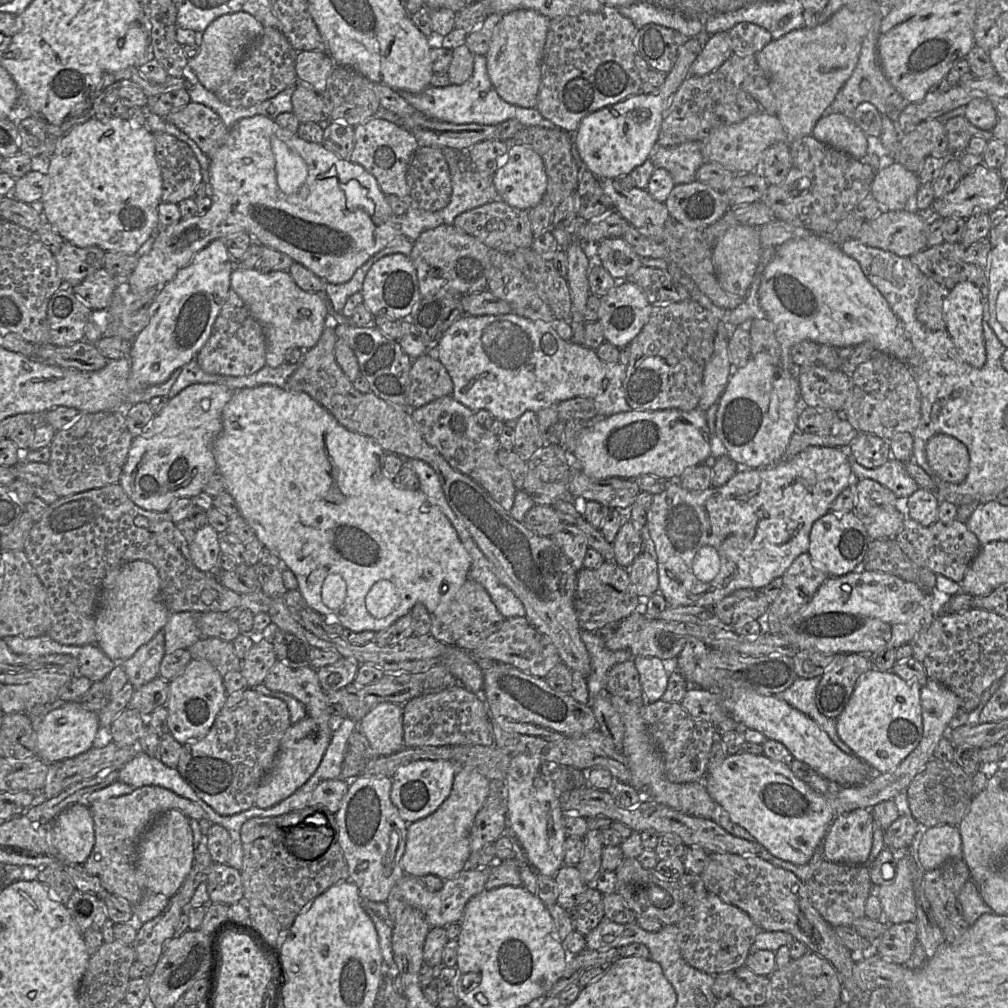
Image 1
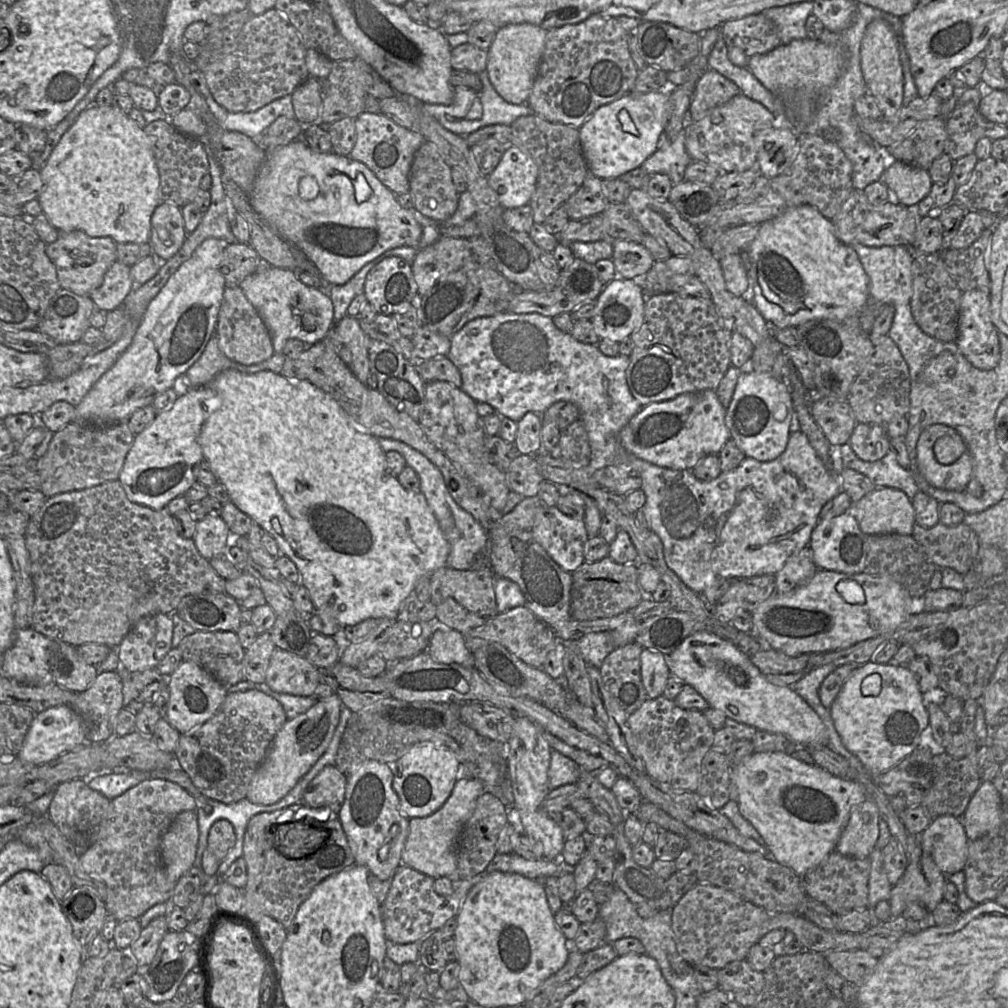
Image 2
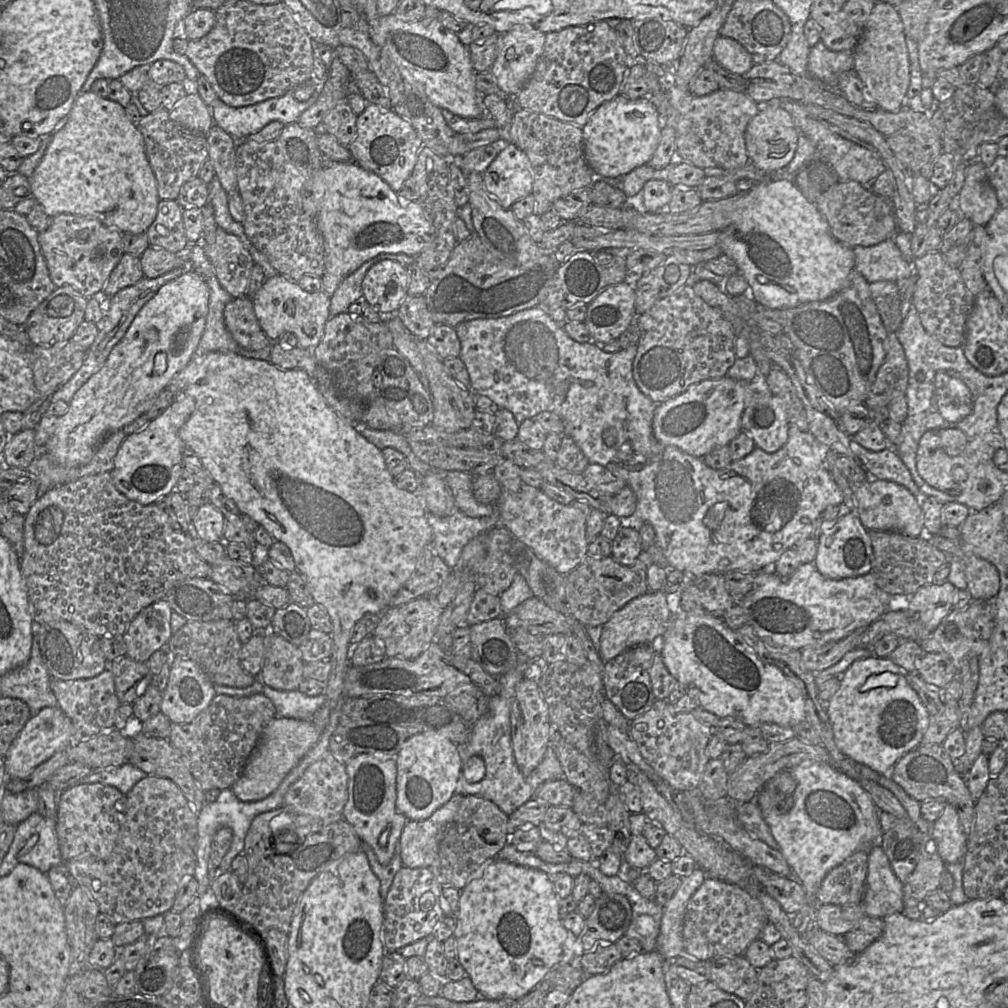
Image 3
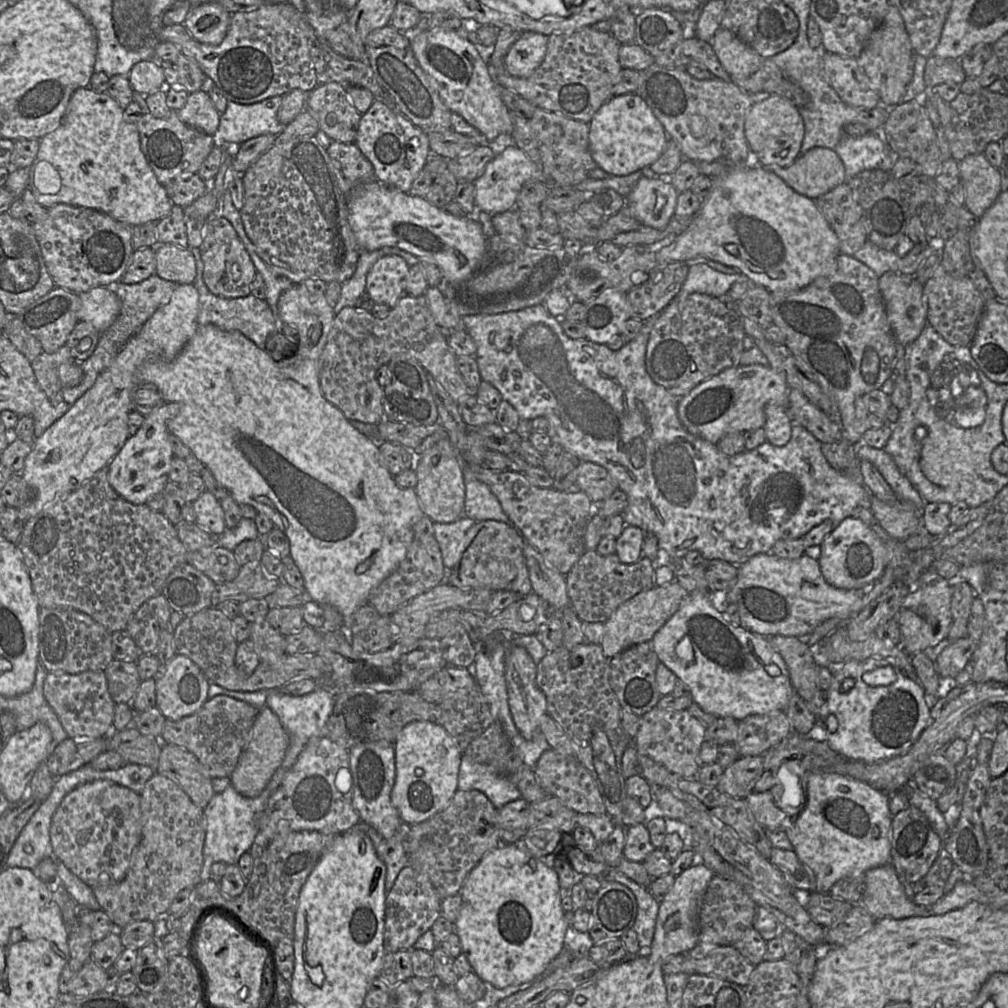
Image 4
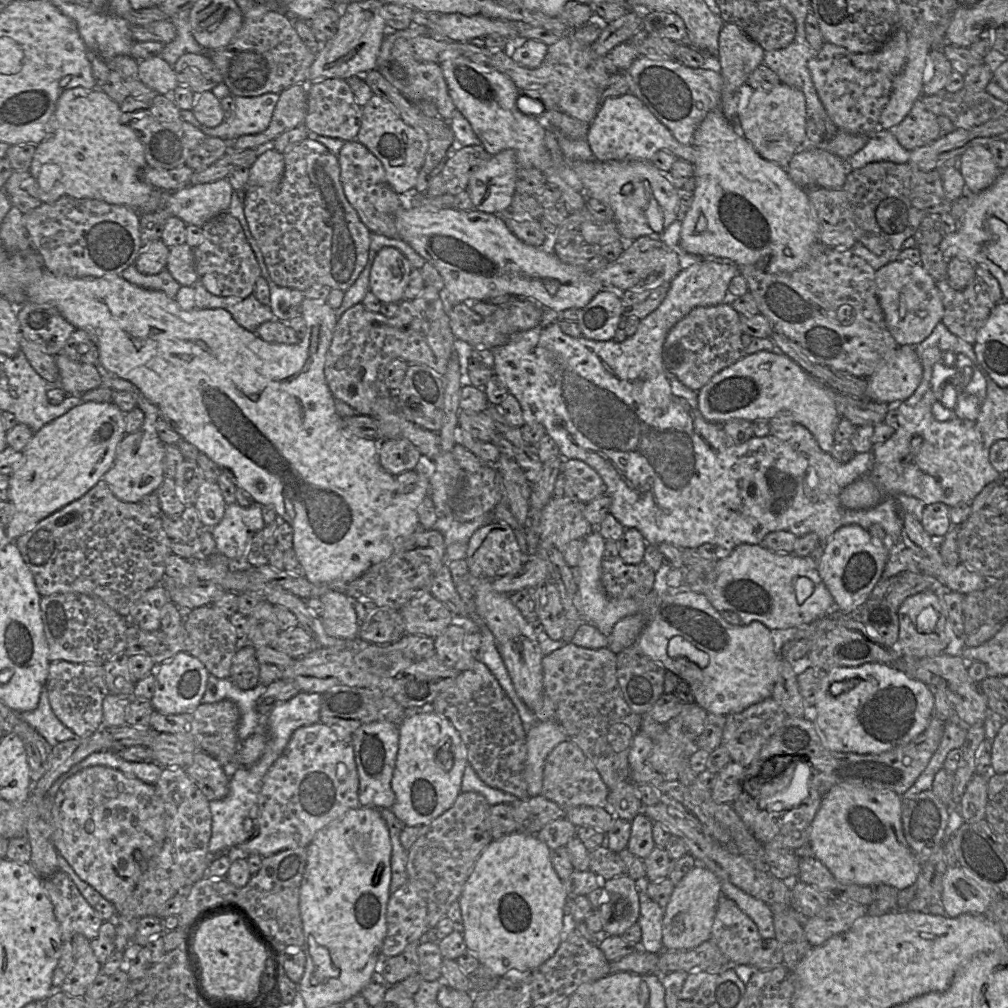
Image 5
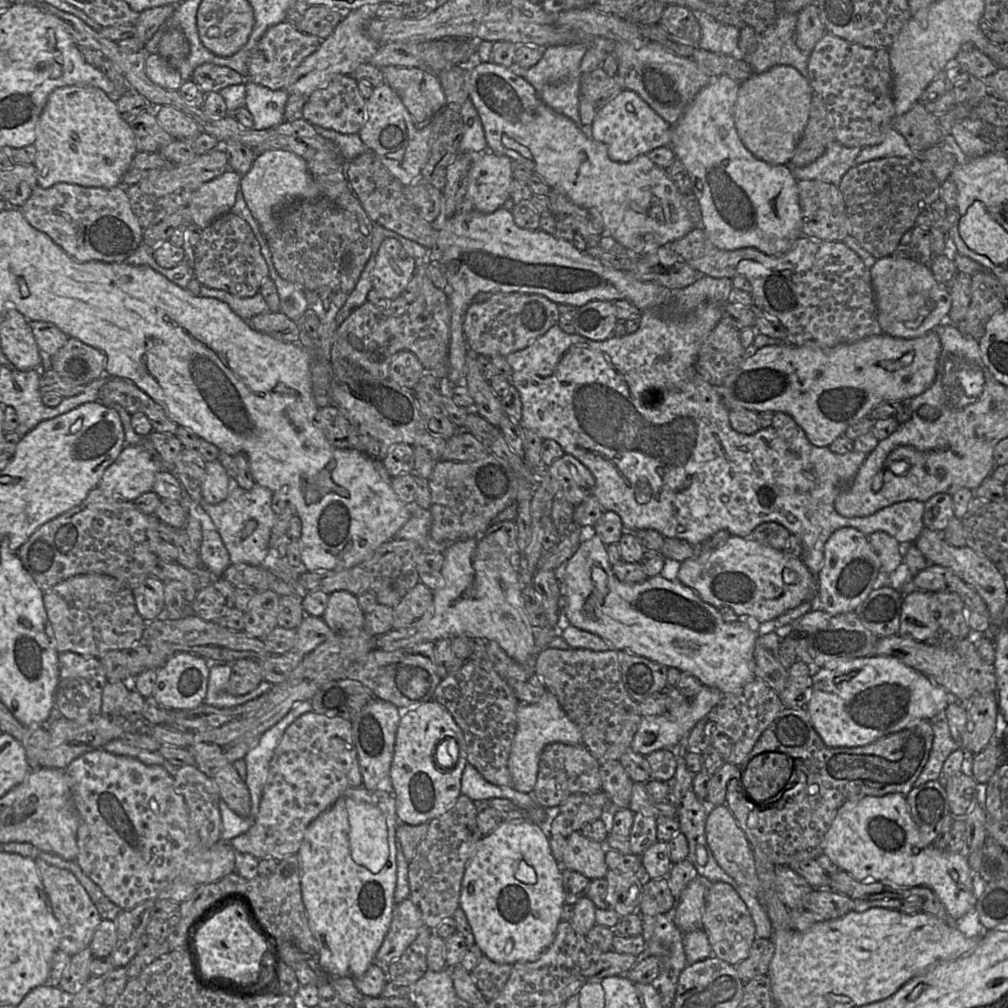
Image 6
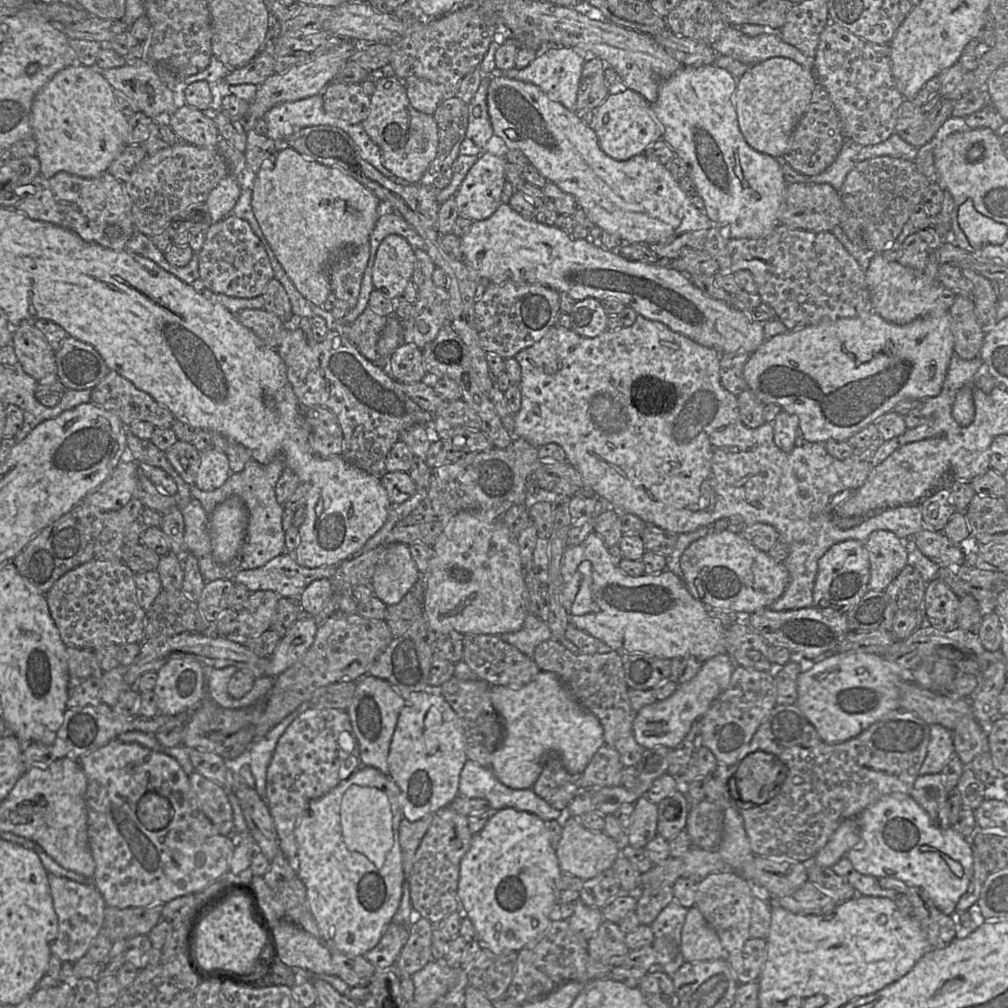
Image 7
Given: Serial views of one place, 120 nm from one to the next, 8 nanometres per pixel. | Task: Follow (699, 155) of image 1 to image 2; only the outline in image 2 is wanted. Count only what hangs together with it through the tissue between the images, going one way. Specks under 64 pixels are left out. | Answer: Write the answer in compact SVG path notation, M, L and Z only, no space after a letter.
M681 131L672 139L663 135L663 143L640 167L649 176L665 174L676 185L684 181L685 170L691 162L685 148L685 133Z

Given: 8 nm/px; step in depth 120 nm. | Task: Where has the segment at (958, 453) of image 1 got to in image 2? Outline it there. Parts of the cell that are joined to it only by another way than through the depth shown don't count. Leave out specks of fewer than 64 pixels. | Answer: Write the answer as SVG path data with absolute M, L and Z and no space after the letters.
M943 424L925 425L917 442L917 465L921 475L932 486L944 489L963 491L973 479L975 462L971 456L974 442L967 432L962 432L966 444L965 452L951 464L941 464L934 453L937 439L949 434L959 434L954 428Z

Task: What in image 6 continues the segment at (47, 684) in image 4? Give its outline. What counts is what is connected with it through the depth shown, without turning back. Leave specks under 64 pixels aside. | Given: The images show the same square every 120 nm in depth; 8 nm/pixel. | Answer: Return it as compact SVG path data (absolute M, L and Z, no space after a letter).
M62 652L59 654L59 682L55 706L63 717L76 723L86 723L92 716L101 714L102 692L107 682L99 659L74 652Z

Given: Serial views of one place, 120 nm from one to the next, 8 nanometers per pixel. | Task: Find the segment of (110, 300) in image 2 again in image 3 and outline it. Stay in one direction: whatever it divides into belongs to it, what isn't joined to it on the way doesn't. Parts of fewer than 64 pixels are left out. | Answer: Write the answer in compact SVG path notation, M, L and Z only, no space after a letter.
M124 253L103 288L103 295L111 298L125 287L132 286L144 277L140 257Z

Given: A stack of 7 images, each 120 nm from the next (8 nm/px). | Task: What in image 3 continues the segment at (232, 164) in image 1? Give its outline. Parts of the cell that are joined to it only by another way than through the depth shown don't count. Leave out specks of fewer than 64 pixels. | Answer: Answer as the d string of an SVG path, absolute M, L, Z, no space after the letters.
M323 157L323 167L314 174L310 182L310 193L317 201L315 221L324 243L322 291L329 297L342 280L364 262L382 253L404 253L416 257L433 238L432 220L428 218L421 203L404 202L383 179L353 161L326 163L326 158Z

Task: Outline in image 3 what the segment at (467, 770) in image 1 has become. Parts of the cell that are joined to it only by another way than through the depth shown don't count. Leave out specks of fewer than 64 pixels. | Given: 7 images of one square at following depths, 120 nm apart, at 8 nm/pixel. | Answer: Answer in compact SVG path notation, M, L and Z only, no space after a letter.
M455 793L450 800L425 820L407 820L399 838L403 866L427 868L434 862L444 831L458 811L463 795Z

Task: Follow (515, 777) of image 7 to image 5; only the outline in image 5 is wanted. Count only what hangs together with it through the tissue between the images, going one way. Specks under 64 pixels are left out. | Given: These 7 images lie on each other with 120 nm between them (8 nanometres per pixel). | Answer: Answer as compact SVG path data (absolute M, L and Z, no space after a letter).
M556 720L538 722L526 732L524 778L529 797L541 795L543 768L547 755L567 736Z

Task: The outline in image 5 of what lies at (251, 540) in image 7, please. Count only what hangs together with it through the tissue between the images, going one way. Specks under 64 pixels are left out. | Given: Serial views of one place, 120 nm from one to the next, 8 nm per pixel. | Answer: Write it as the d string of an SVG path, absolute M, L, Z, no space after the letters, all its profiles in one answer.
M235 502L226 505L223 518L210 530L217 552L233 563L245 563L251 539L265 526L262 505L253 503L250 507L241 507Z

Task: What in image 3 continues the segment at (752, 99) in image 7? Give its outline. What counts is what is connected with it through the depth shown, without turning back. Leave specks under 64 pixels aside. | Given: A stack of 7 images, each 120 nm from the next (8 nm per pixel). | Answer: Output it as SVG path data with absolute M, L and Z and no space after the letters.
M762 105L760 111L749 121L745 130L749 161L765 172L775 172L785 168L795 155L798 139L799 131L792 116L779 106Z

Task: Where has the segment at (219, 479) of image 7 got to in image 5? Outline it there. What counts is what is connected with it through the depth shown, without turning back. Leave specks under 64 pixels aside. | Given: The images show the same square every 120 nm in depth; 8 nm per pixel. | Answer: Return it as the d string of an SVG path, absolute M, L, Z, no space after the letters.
M205 479L194 504L204 528L211 529L223 518L226 503L217 482Z

